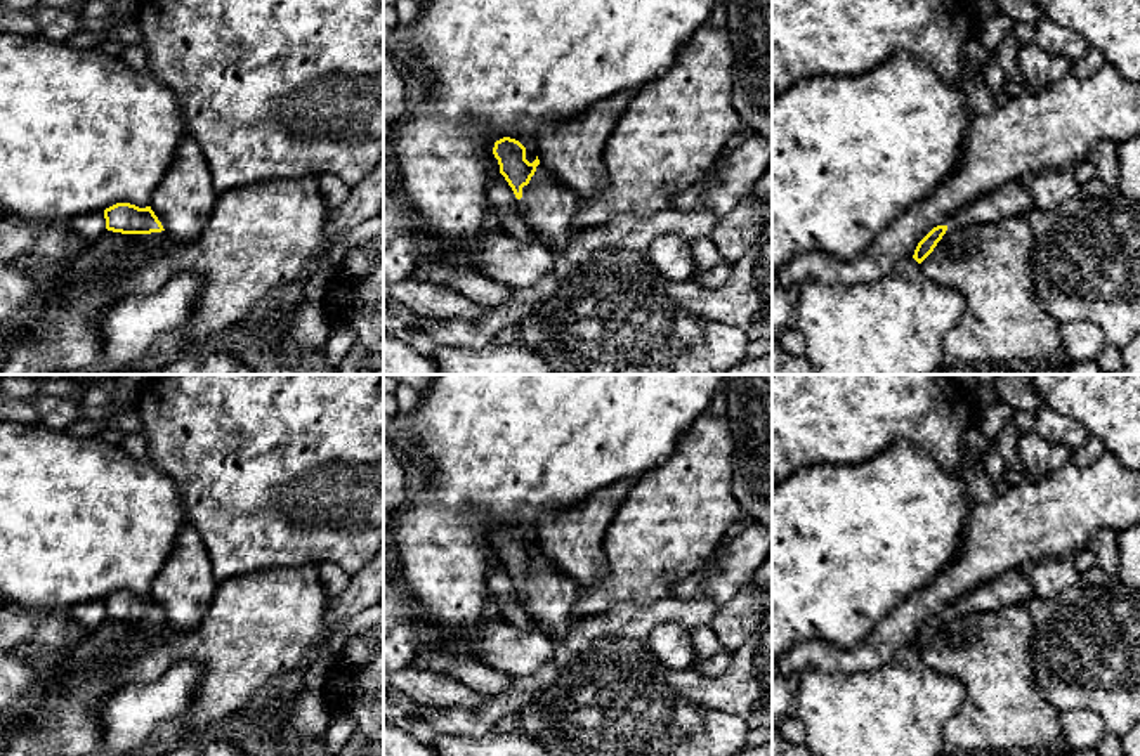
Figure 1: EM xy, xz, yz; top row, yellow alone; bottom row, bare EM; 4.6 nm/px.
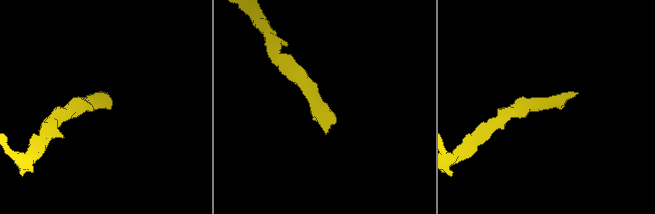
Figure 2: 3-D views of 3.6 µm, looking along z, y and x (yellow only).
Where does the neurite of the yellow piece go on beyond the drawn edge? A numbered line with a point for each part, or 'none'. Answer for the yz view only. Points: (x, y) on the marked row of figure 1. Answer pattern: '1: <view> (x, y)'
none

